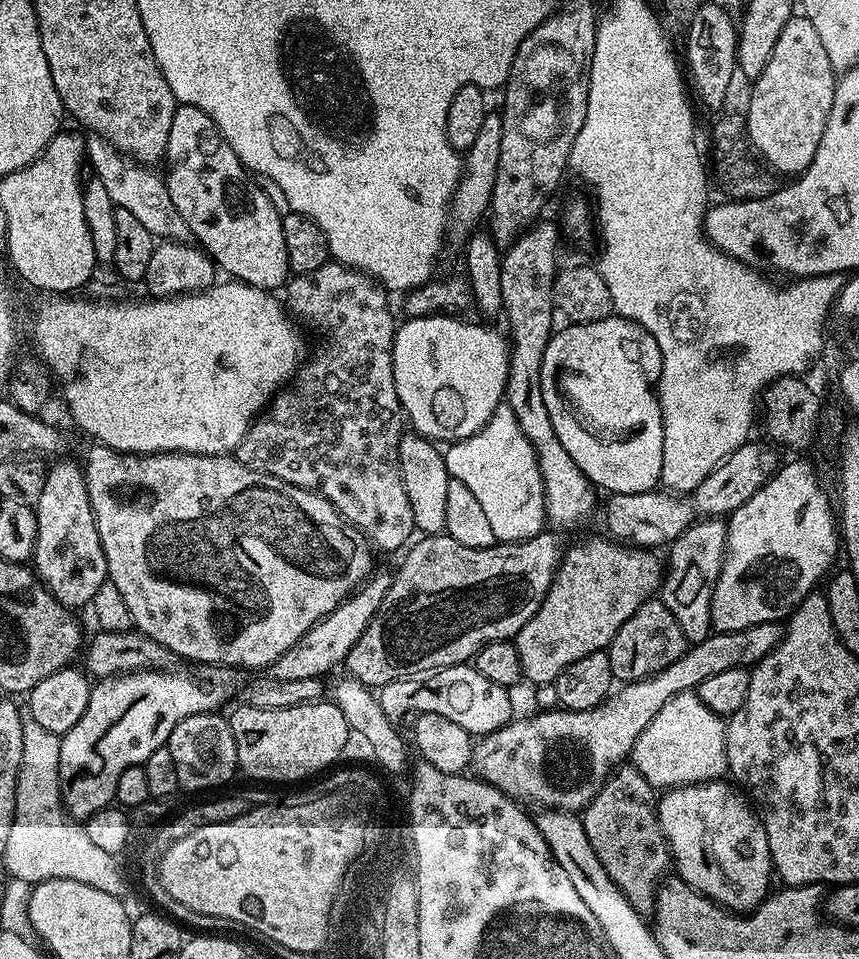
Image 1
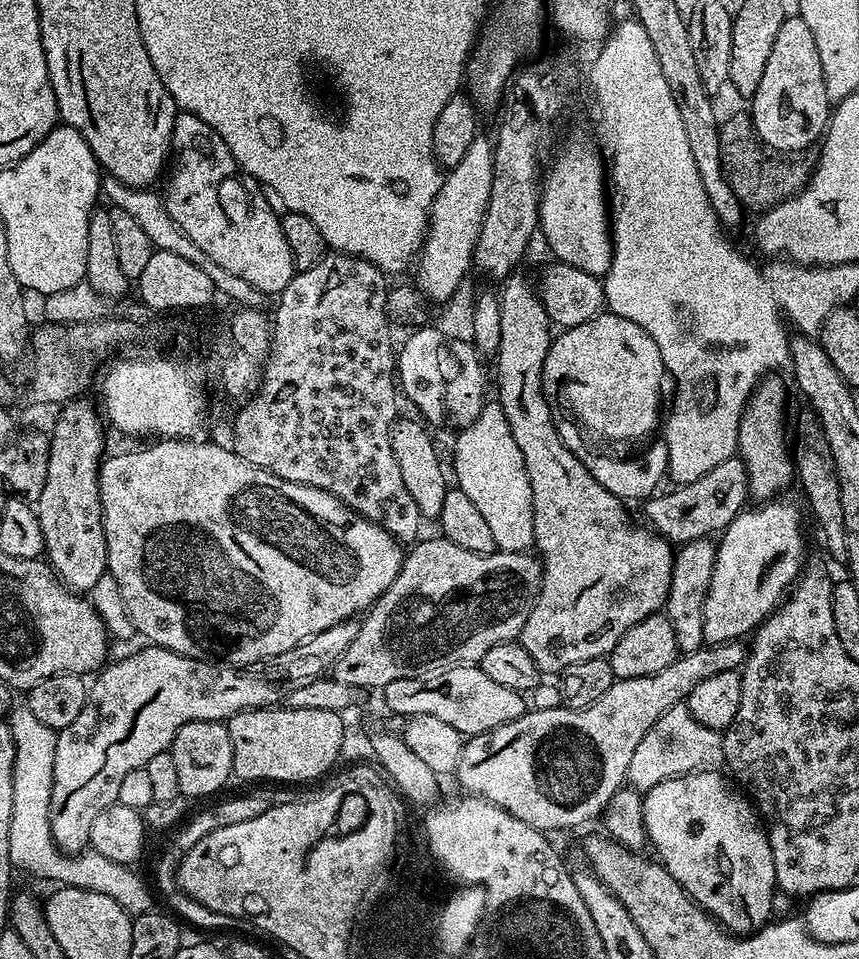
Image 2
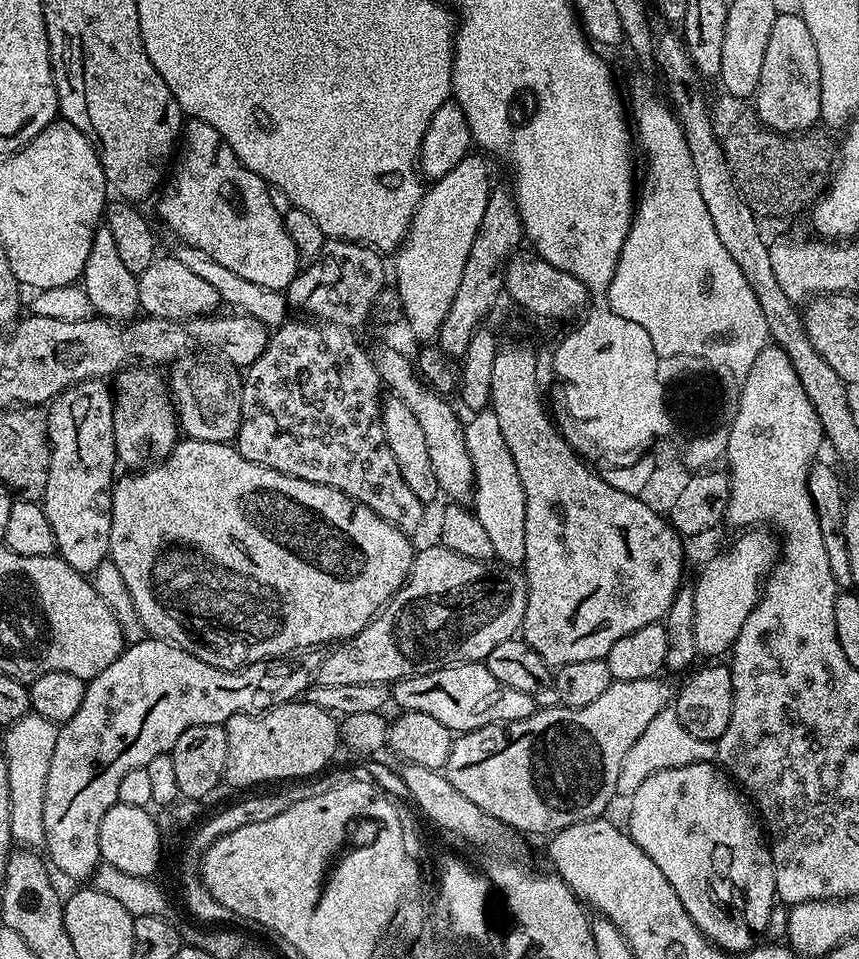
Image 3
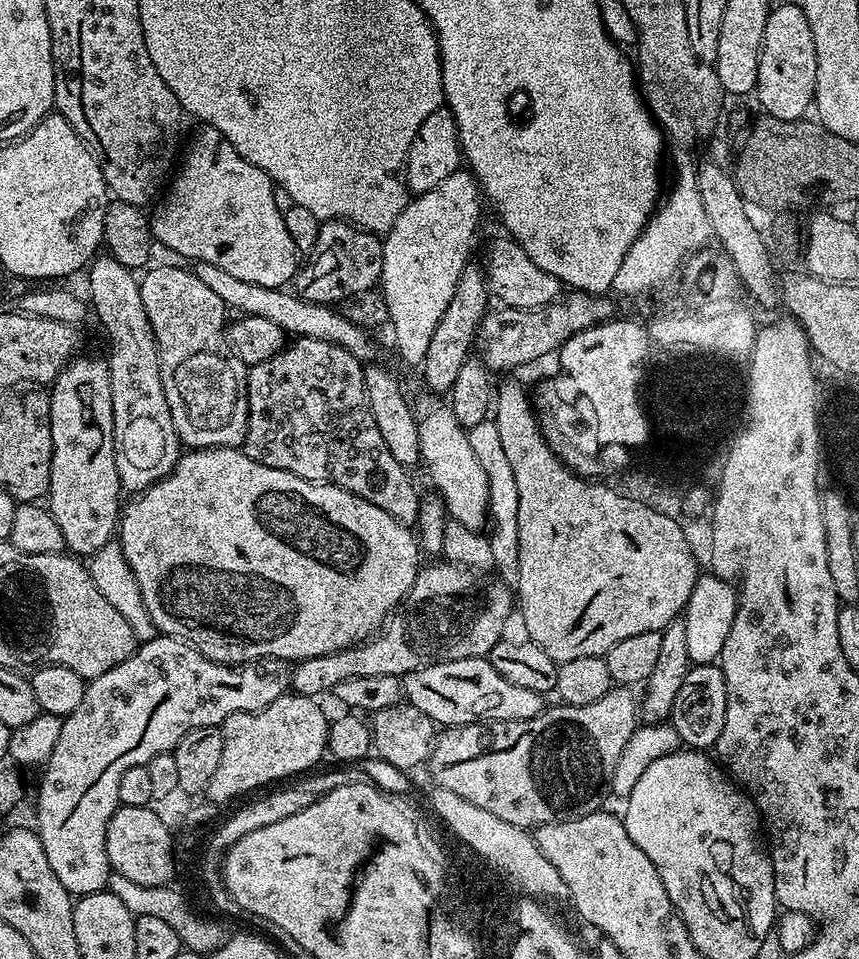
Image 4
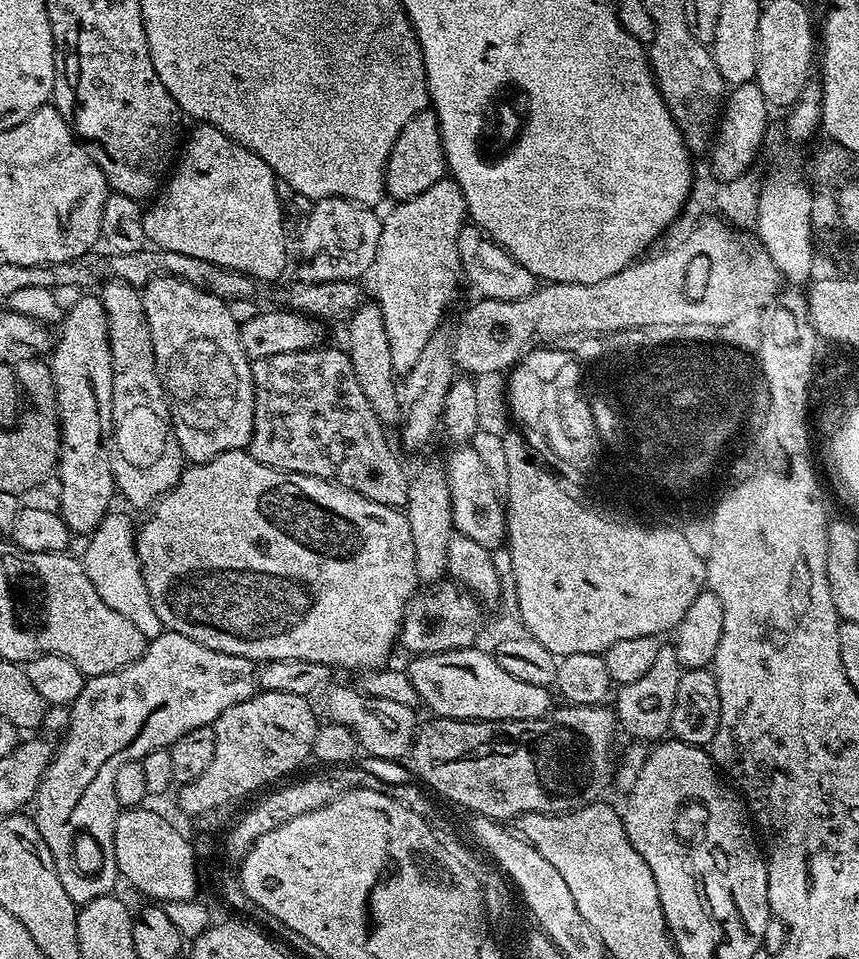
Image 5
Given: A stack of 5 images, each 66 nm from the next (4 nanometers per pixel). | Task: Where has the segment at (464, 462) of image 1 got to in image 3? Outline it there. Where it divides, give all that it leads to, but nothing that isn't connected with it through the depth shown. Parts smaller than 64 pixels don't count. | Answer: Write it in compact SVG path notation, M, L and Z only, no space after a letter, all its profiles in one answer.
M490 410L480 411L464 424L466 449L473 463L475 491L471 503L478 522L482 522L487 536L494 546L494 557L503 564L518 566L525 558L526 502L525 490L514 465L514 458L506 445L498 418Z

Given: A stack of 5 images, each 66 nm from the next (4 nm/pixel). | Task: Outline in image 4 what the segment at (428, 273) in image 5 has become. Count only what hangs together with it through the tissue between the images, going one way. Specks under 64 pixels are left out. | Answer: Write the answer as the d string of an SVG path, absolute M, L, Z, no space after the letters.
M468 170L455 172L439 186L434 186L434 190L413 195L402 214L398 214L392 229L383 237L380 284L388 306L390 329L396 335L401 358L408 364L423 365L430 338L434 338L434 330L438 330L438 322L442 322L442 314L446 314L450 298L454 298L458 278L470 262L468 251L472 248L472 239L480 224L480 204L482 205L482 193L475 176Z

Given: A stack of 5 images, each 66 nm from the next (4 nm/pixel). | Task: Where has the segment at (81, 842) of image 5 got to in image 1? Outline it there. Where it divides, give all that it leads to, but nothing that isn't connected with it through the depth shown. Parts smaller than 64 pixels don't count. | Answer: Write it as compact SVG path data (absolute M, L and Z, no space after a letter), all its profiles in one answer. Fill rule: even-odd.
M373 575L358 591L354 592L343 604L338 605L325 620L311 628L286 654L282 654L275 662L274 676L277 680L294 680L296 678L327 677L331 668L345 663L358 638L370 626L370 622L379 613L382 602L388 593L389 577ZM141 670L139 672L126 672L123 676L109 676L101 679L99 682L92 684L92 693L90 694L90 702L86 706L86 714L82 714L82 718L78 718L78 722L74 722L74 726L70 726L70 730L60 736L61 744L61 762L60 762L60 792L63 800L63 811L67 813L72 820L76 822L87 822L90 817L98 810L109 807L113 803L116 787L118 786L118 778L122 775L122 770L126 770L135 764L143 765L146 758L150 758L150 754L154 754L154 750L165 747L170 738L170 734L174 730L174 726L178 726L178 722L182 722L182 718L190 718L199 712L216 712L219 704L224 704L232 696L232 684L224 676L187 676L184 672L162 672L164 670Z

